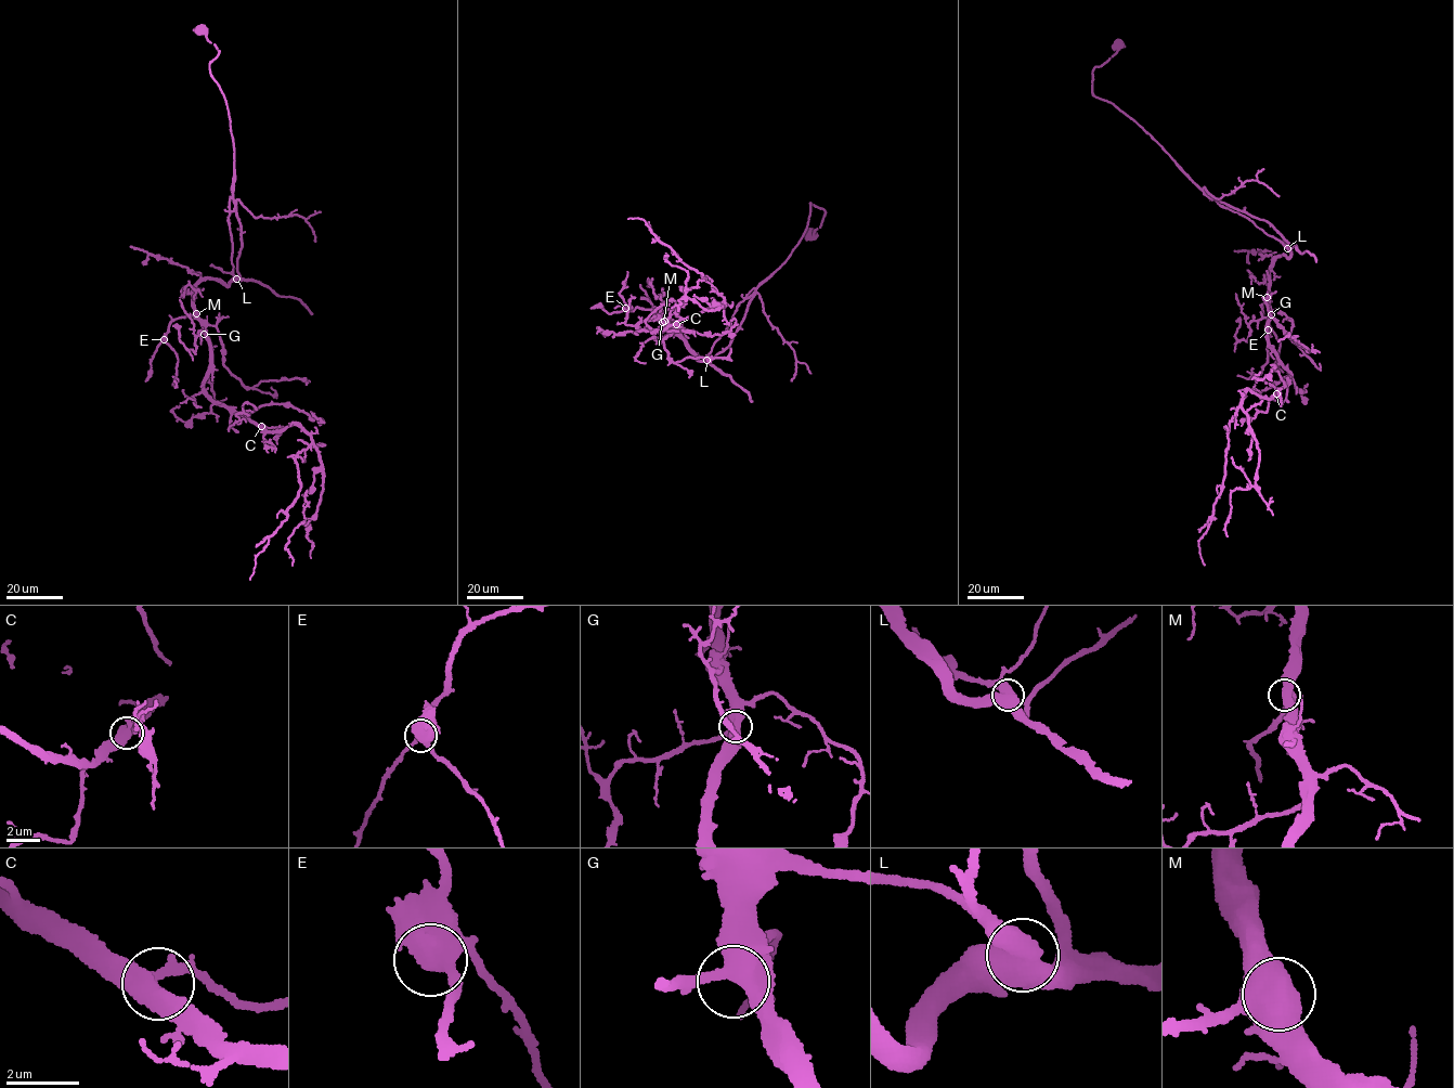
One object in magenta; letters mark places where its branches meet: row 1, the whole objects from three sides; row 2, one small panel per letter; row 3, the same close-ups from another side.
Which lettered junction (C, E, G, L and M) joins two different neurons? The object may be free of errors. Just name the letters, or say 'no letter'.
L

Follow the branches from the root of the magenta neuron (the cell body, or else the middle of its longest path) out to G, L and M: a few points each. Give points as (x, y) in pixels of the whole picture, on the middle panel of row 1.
G: (810, 233), (825, 212), (809, 203), (802, 237), (755, 288), (730, 345), (710, 363), (698, 360), (662, 322)
L: (810, 233), (825, 212), (809, 203), (802, 237), (755, 288), (730, 345), (706, 360)
M: (810, 233), (825, 212), (809, 203), (802, 237), (755, 288), (730, 345), (710, 363), (698, 360), (664, 321)

